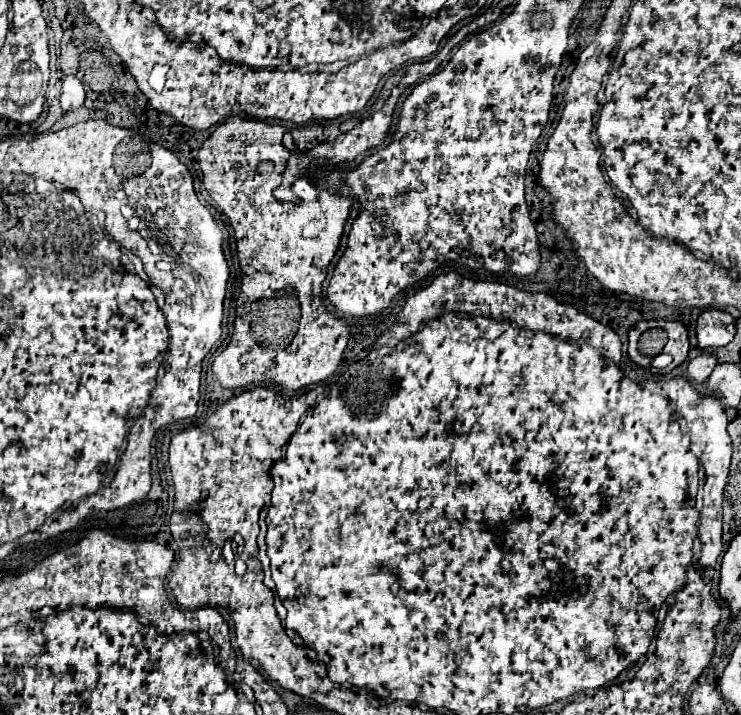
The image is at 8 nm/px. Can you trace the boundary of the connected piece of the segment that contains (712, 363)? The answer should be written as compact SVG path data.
M699 354L689 360L687 372L695 382L705 382L715 366L717 366L717 358L713 354Z

